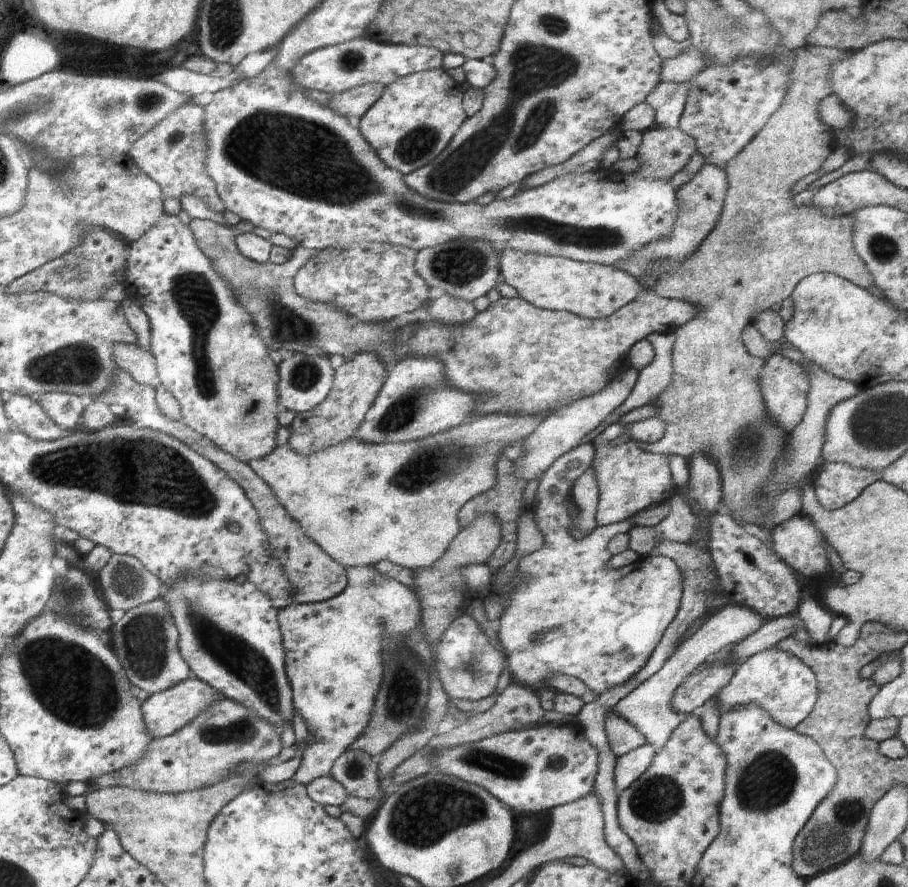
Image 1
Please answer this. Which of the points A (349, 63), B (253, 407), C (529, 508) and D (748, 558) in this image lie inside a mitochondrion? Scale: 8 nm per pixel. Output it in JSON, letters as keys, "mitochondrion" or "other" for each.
{"A":"mitochondrion","B":"other","C":"other","D":"other"}

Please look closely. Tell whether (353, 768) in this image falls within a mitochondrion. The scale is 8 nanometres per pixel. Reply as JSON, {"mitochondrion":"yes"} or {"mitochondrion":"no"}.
{"mitochondrion":"yes"}

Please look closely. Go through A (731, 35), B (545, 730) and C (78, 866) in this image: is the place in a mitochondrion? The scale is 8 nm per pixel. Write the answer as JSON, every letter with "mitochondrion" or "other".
{"A":"mitochondrion","B":"other","C":"other"}

